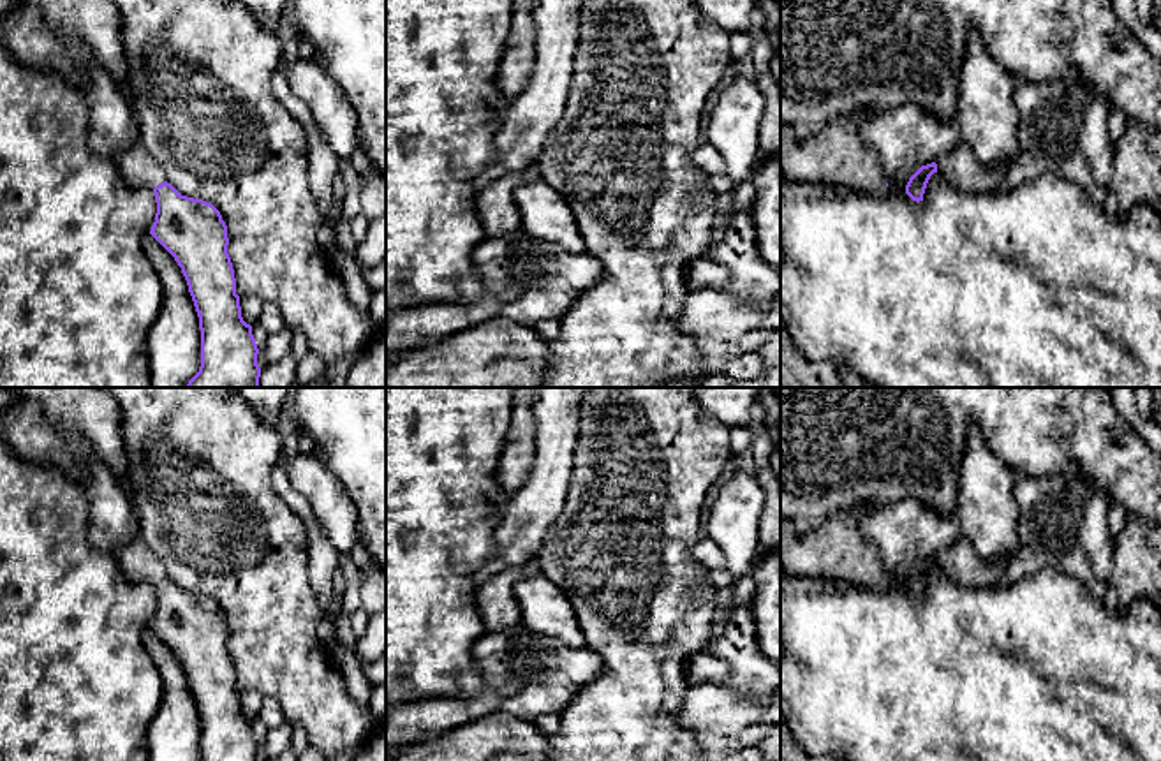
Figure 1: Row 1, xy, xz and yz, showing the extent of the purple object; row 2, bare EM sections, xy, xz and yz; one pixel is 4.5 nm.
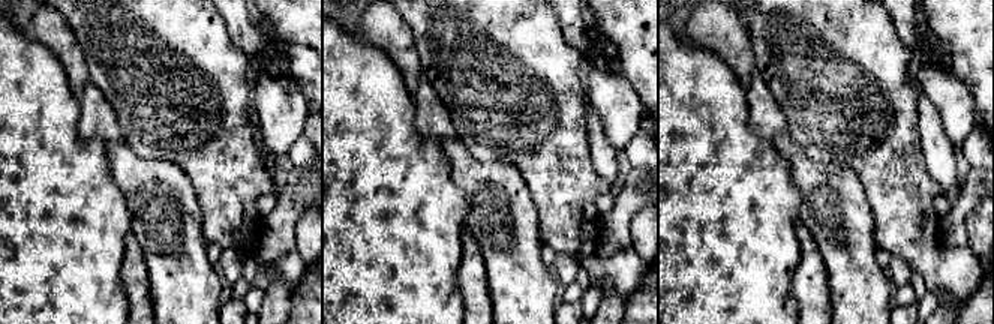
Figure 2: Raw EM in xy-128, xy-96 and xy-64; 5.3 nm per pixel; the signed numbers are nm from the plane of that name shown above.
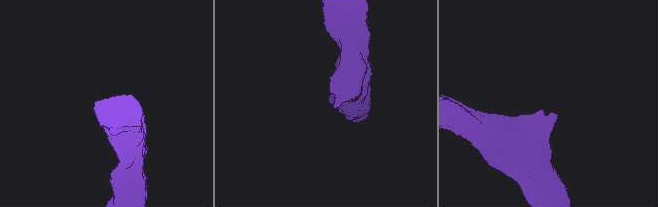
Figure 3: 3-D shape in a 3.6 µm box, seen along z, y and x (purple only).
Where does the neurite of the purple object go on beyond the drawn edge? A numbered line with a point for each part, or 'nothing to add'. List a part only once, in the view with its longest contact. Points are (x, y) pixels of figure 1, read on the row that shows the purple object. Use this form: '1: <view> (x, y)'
1: xy (136, 166)

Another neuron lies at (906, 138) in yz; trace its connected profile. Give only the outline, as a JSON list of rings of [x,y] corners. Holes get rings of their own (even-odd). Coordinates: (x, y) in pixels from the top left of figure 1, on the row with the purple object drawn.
[[[913,104],[870,115],[860,137],[877,155],[888,181],[939,160],[962,141],[957,116],[941,120]]]

